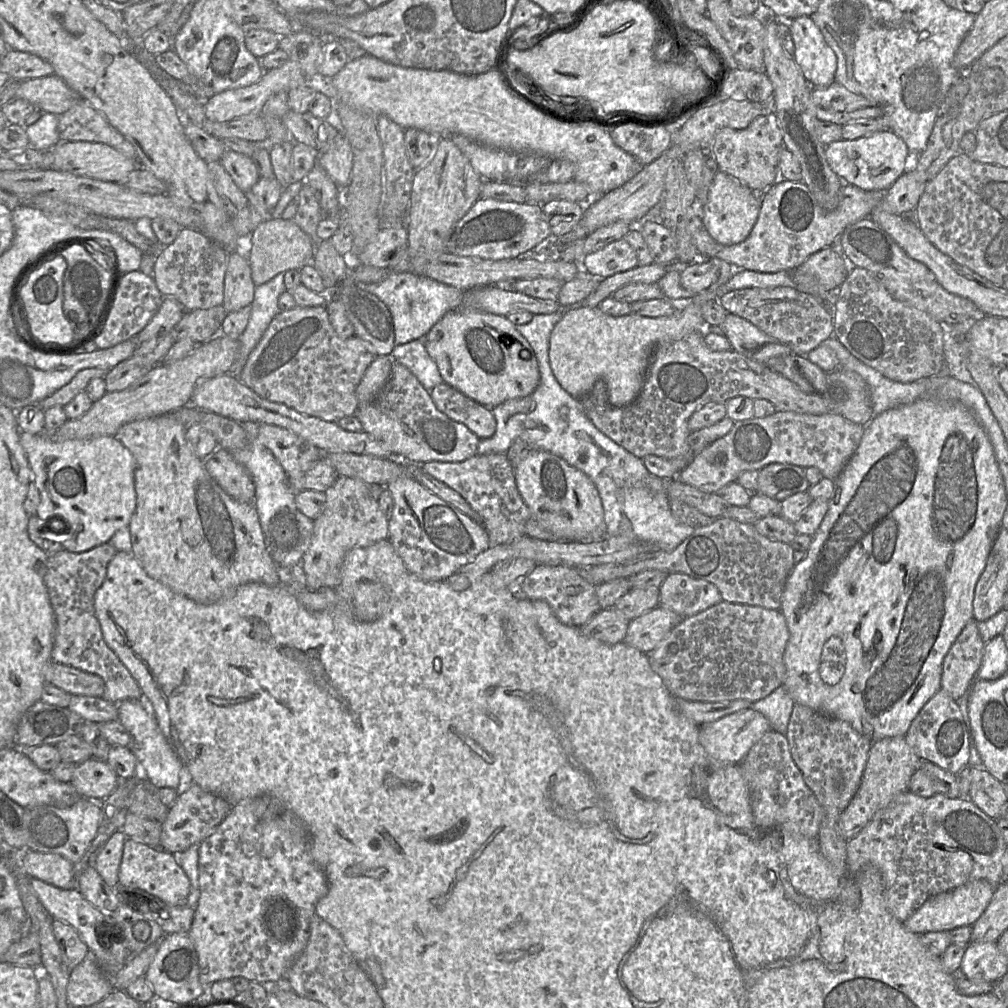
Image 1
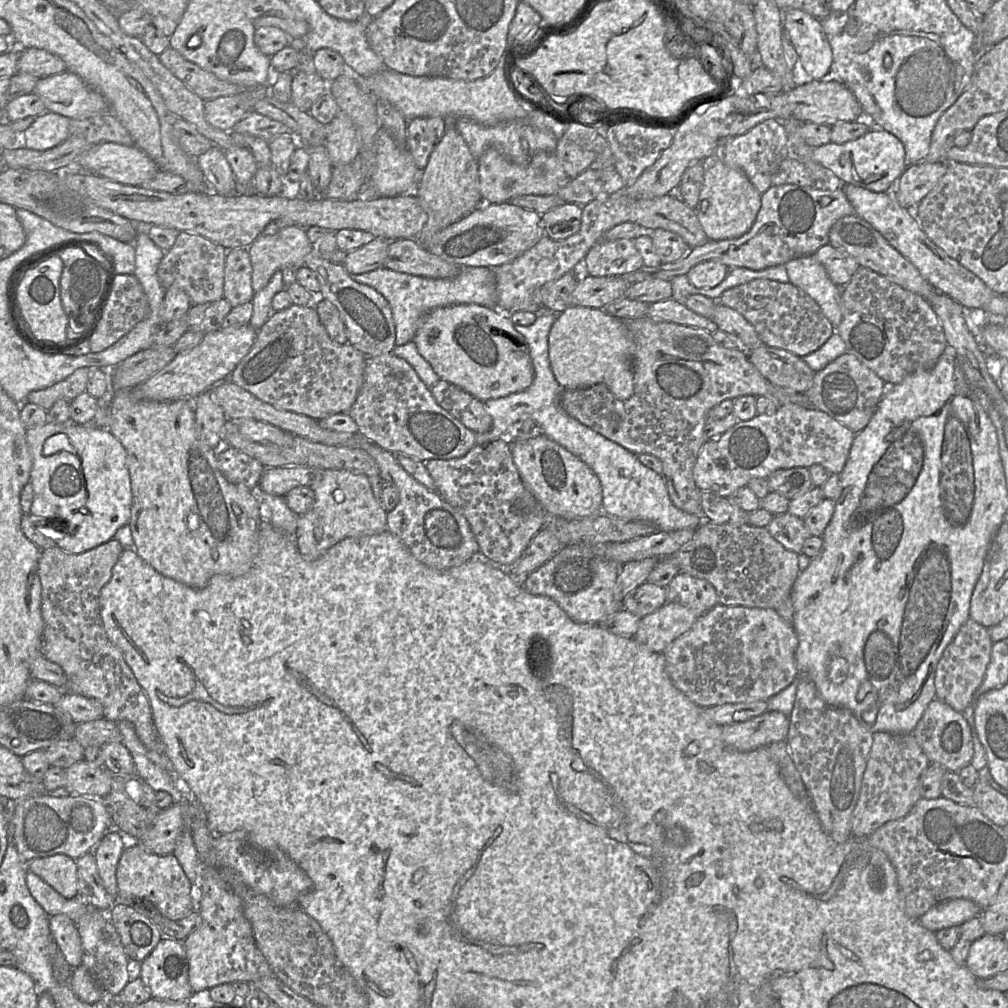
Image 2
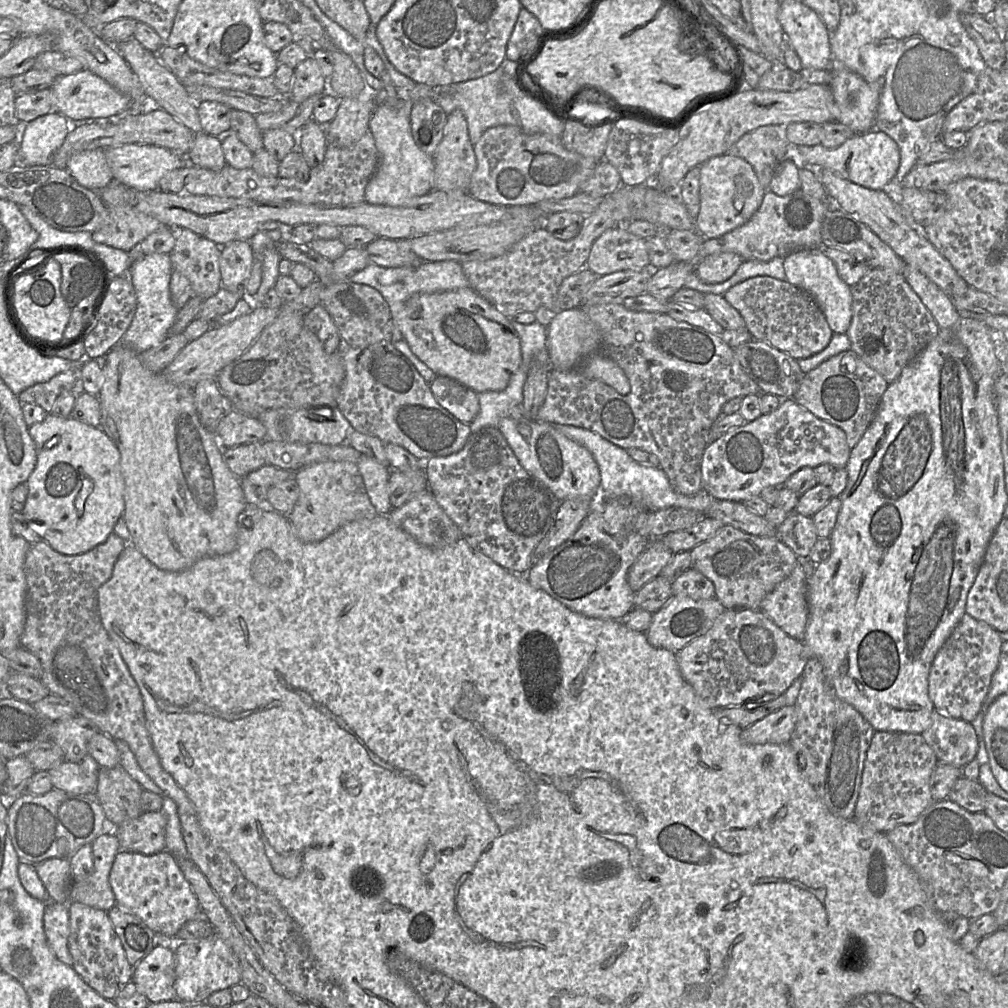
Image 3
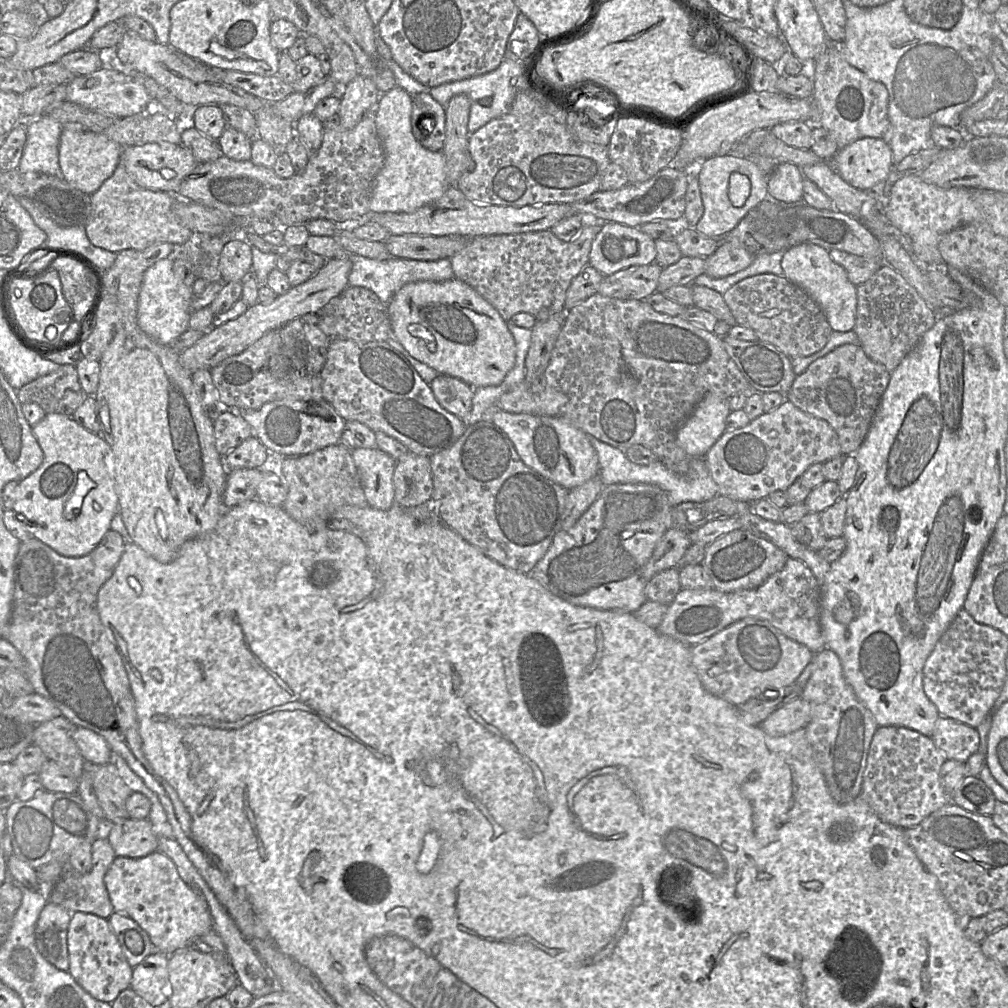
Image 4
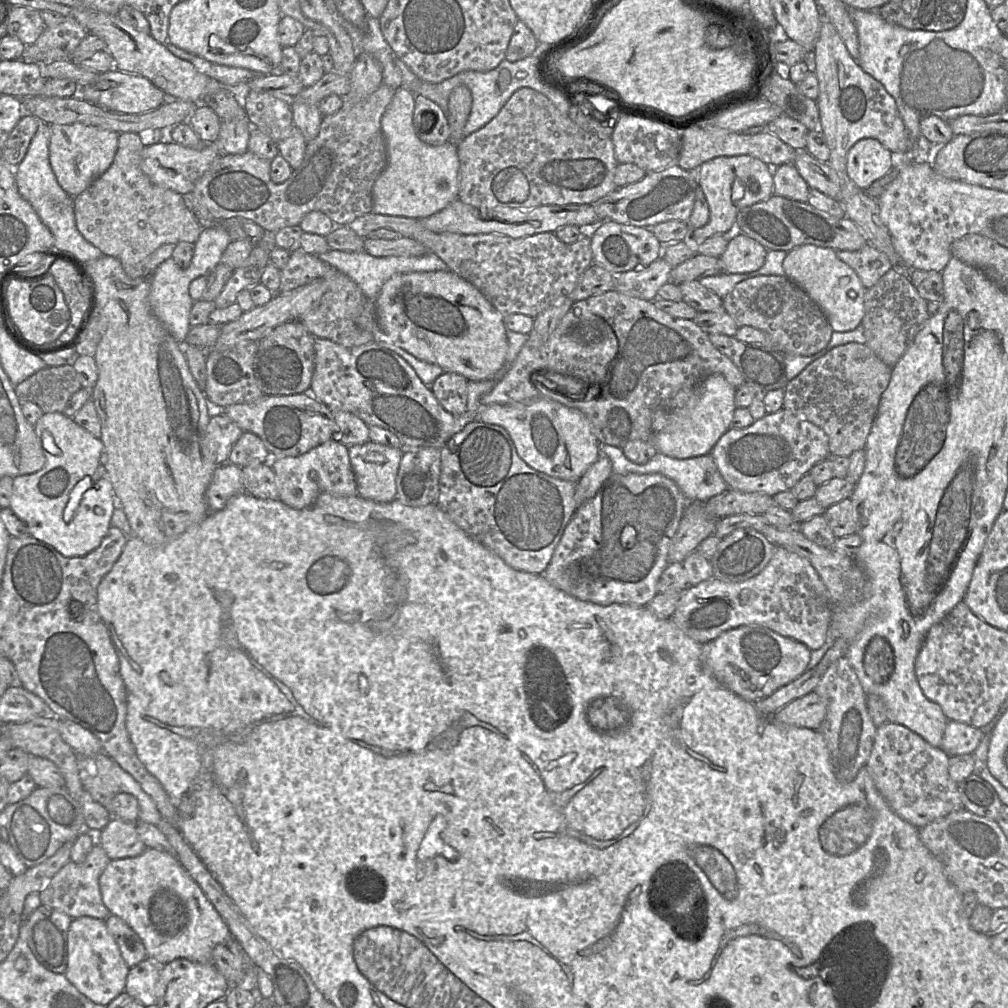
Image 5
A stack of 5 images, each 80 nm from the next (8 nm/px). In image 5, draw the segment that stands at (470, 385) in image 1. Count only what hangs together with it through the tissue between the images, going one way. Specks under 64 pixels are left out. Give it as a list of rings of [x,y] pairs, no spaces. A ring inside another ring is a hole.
[[[451,270],[394,275],[382,287],[375,306],[383,338],[419,360],[438,365],[444,372],[481,381],[492,379],[504,365],[508,352],[504,317],[475,286]]]

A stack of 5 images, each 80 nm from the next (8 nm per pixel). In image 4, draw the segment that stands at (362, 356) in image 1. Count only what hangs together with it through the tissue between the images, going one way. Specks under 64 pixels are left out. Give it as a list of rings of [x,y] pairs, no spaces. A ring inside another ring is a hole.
[[[280,329],[269,331],[243,352],[228,357],[210,369],[213,383],[219,394],[219,409],[259,409],[262,405],[276,400],[302,400],[319,402],[324,400],[322,379],[318,375],[305,375],[294,381],[278,381],[269,370],[271,357],[280,352],[282,346]]]

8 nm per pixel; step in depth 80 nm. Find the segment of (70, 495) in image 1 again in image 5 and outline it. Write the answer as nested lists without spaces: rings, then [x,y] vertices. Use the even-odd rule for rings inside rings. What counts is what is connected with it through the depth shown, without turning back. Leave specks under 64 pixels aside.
[[[63,412],[44,413],[34,425],[37,437],[41,442],[46,458],[44,467],[31,474],[13,477],[13,492],[10,498],[10,509],[25,524],[29,534],[56,549],[65,557],[84,556],[99,546],[111,527],[110,520],[115,509],[113,497],[116,495],[106,469],[100,464],[103,443],[90,432],[78,425],[72,417]],[[85,476],[92,478],[93,487],[82,496],[81,502],[68,522],[63,519],[63,512],[74,486]]]

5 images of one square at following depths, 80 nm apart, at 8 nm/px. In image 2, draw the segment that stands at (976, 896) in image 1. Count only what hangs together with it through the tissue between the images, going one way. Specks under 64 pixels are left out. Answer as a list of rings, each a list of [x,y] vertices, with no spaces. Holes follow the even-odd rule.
[[[951,899],[934,905],[919,917],[918,921],[926,929],[937,932],[945,928],[960,926],[979,916],[981,911],[981,908],[971,900]]]

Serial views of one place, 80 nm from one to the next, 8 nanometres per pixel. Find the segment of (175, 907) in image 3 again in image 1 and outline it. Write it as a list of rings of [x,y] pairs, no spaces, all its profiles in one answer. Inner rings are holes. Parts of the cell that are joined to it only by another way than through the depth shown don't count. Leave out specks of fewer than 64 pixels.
[[[132,838],[127,839],[124,844],[118,884],[141,889],[173,907],[186,906],[190,893],[189,878],[179,865],[177,856]]]

